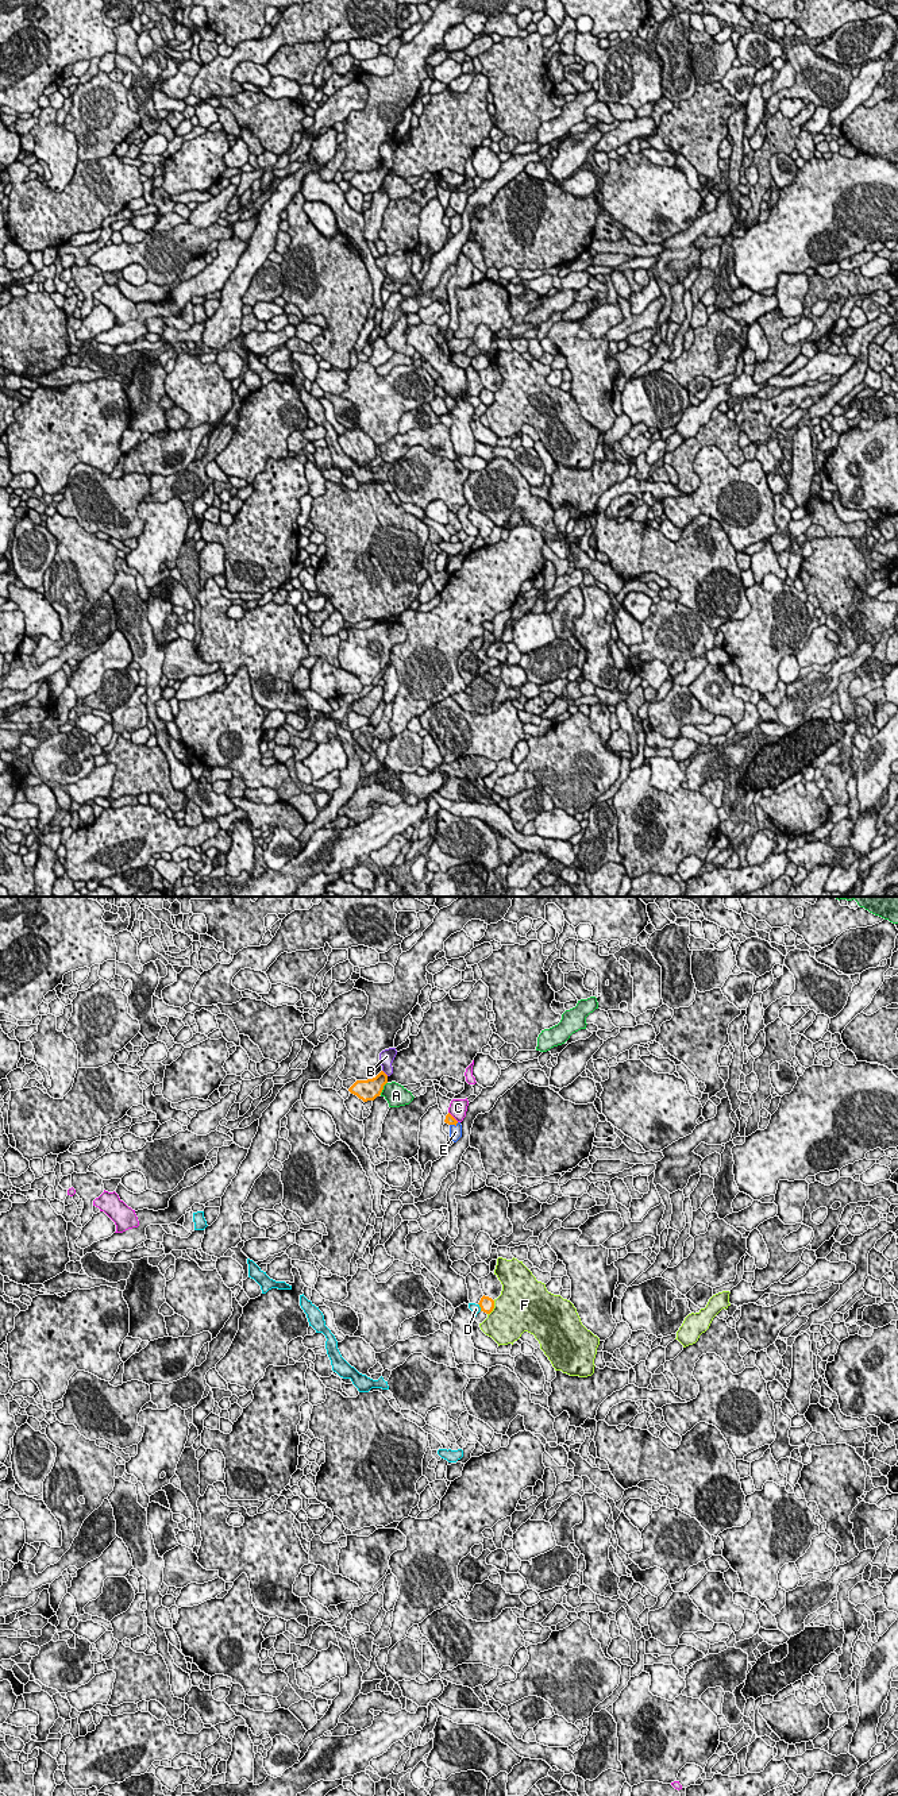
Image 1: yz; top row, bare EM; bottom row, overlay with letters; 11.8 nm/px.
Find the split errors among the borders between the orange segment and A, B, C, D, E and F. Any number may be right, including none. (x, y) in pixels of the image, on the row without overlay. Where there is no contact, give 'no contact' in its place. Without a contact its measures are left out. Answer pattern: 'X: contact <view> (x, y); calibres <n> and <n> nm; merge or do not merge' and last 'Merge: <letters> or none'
A: contact yz (382, 181); calibres 260 and 260 nm; do not merge
B: contact yz (384, 165); calibres 240 and 170 nm; do not merge
C: contact yz (453, 209); calibres 120 and 220 nm; do not merge
D: contact yz (480, 399); calibres 170 and 120 nm; do not merge
E: contact yz (454, 216); calibres 120 and 160 nm; do not merge
F: contact yz (493, 400); calibres 170 and 500 nm; do not merge
Merge: none

